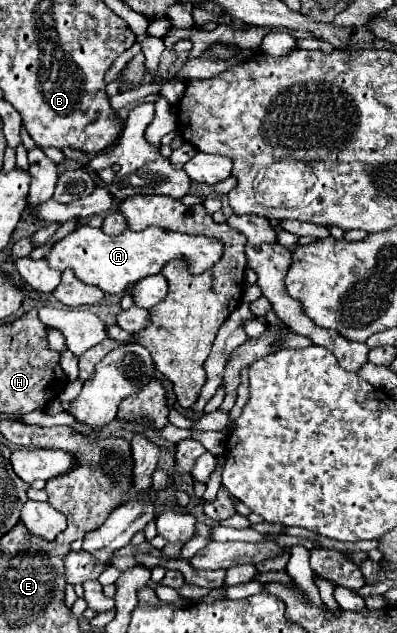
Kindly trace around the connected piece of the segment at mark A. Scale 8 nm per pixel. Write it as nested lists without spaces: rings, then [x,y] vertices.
[[[78,226],[74,232],[58,240],[50,254],[44,258],[50,268],[54,270],[74,270],[78,278],[82,278],[86,284],[98,286],[104,292],[120,294],[130,282],[138,282],[146,276],[158,274],[166,262],[172,258],[186,258],[190,272],[200,274],[212,264],[216,264],[222,256],[222,244],[214,238],[204,236],[188,236],[188,234],[176,234],[166,232],[160,228],[146,228],[142,232],[126,230],[120,236],[108,236],[102,232],[102,228],[94,226]]]

